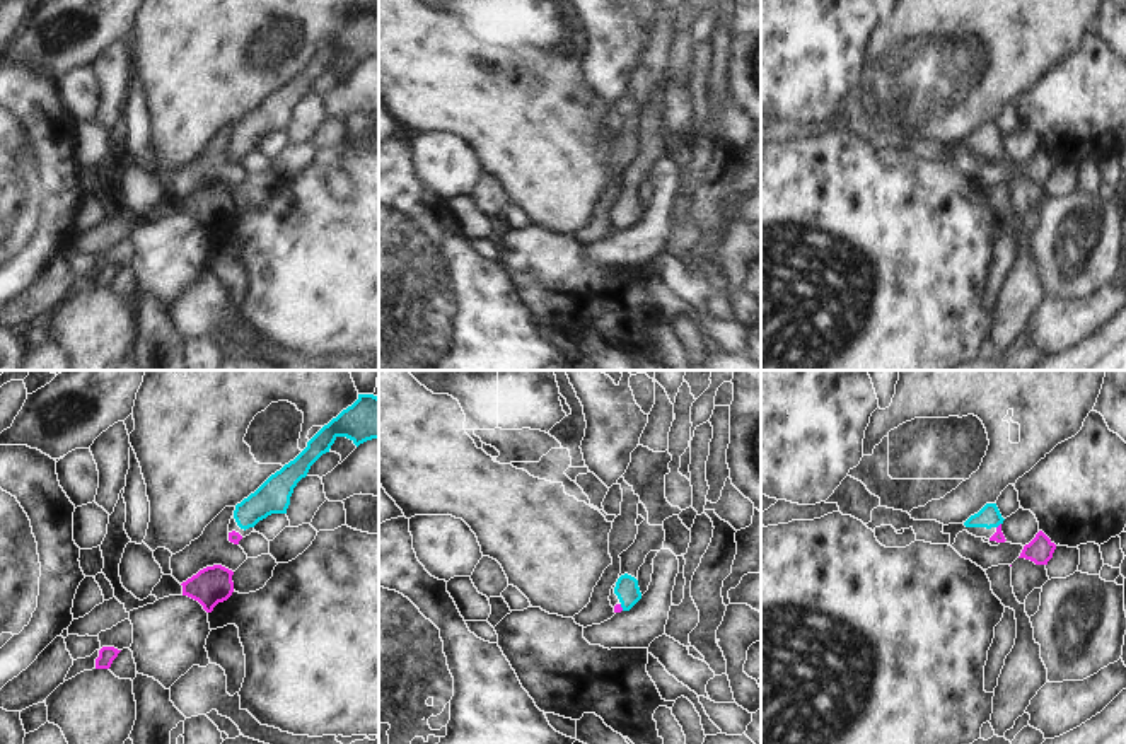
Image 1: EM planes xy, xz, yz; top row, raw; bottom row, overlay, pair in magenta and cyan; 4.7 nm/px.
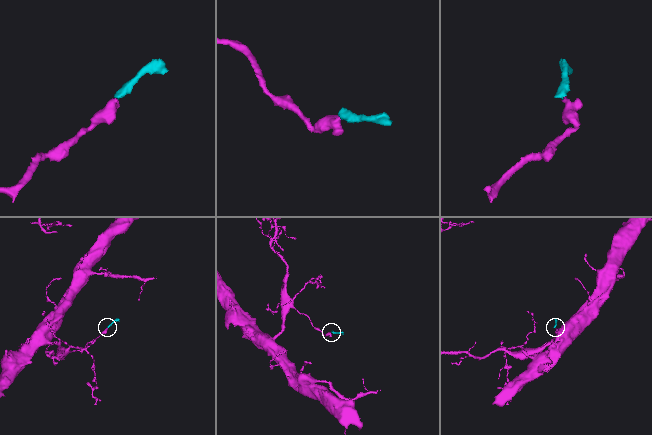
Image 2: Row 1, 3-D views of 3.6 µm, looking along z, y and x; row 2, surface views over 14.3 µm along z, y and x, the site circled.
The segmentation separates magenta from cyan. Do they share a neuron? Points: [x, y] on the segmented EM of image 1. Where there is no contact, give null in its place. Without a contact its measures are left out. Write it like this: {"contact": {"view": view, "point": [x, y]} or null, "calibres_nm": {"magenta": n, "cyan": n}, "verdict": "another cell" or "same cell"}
{"contact": {"view": "xz", "point": [621, 608]}, "calibres_nm": {"magenta": 40, "cyan": 120}, "verdict": "same cell"}

